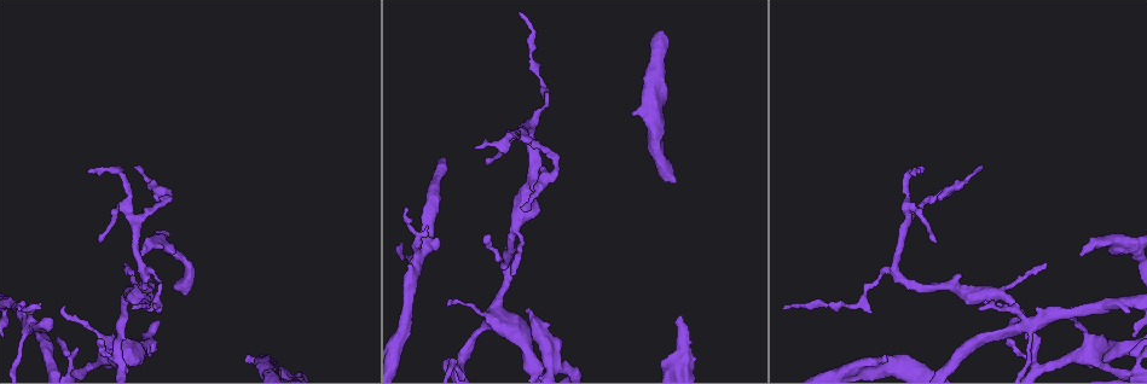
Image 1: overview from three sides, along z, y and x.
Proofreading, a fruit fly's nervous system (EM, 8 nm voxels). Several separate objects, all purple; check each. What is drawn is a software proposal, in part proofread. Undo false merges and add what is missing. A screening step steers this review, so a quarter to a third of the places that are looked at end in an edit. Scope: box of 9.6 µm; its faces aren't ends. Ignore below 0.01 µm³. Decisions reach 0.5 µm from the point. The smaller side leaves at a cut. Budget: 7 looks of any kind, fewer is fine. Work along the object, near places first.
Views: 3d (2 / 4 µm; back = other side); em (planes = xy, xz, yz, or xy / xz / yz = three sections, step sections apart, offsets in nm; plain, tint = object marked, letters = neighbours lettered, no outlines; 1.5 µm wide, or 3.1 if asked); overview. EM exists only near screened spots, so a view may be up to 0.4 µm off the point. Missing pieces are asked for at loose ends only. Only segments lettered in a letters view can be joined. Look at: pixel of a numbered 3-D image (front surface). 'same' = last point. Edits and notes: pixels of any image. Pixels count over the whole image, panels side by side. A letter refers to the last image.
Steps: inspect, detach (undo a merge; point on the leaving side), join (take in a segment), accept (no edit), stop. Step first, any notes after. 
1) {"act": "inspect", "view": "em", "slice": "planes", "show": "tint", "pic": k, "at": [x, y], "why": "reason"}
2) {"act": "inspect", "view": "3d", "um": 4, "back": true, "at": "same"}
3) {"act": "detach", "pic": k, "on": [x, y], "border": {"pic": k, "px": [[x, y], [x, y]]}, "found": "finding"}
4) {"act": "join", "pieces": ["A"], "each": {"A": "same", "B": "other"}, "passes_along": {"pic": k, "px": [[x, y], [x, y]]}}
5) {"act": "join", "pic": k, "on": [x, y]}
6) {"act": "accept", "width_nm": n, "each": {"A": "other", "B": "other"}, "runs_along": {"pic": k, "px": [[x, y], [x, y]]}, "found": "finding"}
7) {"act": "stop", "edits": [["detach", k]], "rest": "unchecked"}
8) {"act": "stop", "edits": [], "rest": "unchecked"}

{"act": "inspect", "view": "3d", "um": 2, "pic": 1, "at": [245, 360], "why": "branch stops here"}

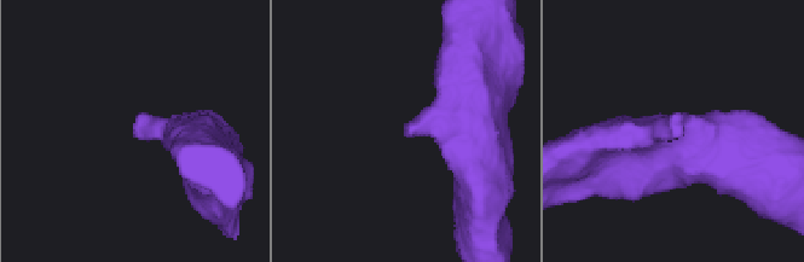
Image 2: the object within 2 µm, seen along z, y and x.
{"act": "inspect", "view": "em", "slice": "xz", "step": 4, "show": "tint", "pic": 2, "at": [134, 135]}

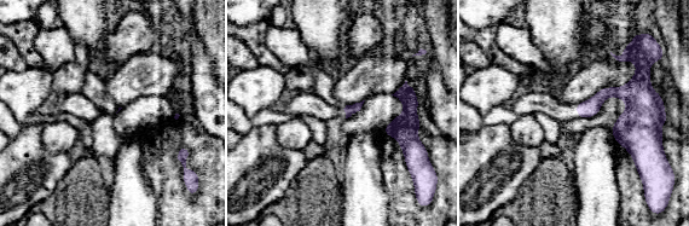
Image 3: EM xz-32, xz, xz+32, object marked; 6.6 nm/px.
{"act": "inspect", "view": "em", "slice": "planes", "show": "letters", "at": "same"}

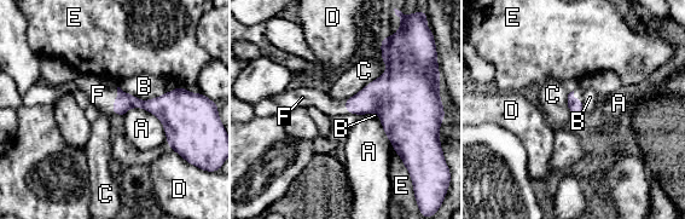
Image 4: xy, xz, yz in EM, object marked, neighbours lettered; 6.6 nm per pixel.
{"act": "join", "pieces": ["F"], "each": {"A": "other", "B": "other", "C": "other", "D": "other", "E": "other", "F": "same"}, "passes_along": {"pic": 4, "px": [[123, 102], [114, 102], [98, 94]]}, "found": "it goes on there"}

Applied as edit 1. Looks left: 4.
{"act": "inspect", "view": "overview", "why": "redraw"}

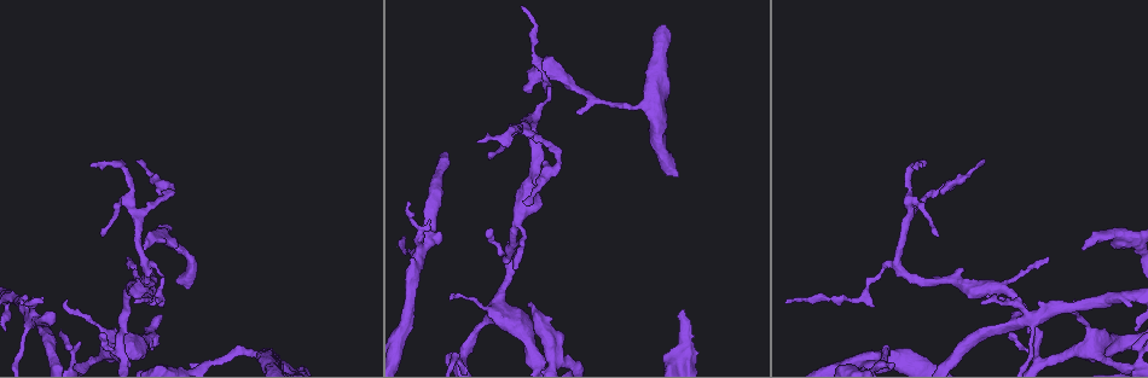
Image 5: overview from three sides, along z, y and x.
{"act": "inspect", "view": "em", "slice": "xy", "step": 4, "show": "tint", "pic": 5, "at": [515, 270], "why": "tapers out"}

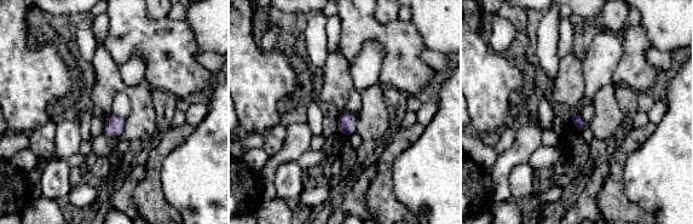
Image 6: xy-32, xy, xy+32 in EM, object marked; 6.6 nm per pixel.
{"act": "inspect", "view": "em", "slice": "xy", "step": 4, "show": "letters", "at": "same", "why": "see the neighbours"}

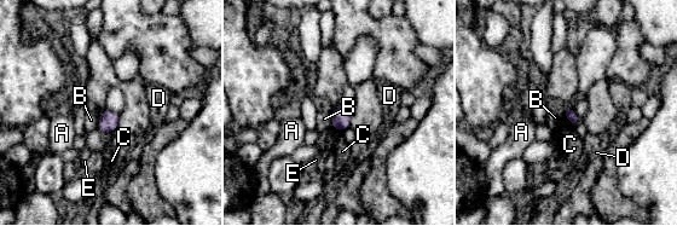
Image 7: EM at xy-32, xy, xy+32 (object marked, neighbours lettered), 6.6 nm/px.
{"act": "accept", "each": {"A": "other", "B": "other", "C": "other", "D": "other", "E": "other"}, "border": {"pic": 7, "px": [[565, 115], [574, 127]]}, "found": "no lettered segment goes on from it"}

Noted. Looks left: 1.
{"act": "inspect", "view": "em", "slice": "planes", "show": "letters", "pic": 5, "at": [165, 237], "why": "side arm on a straight run"}

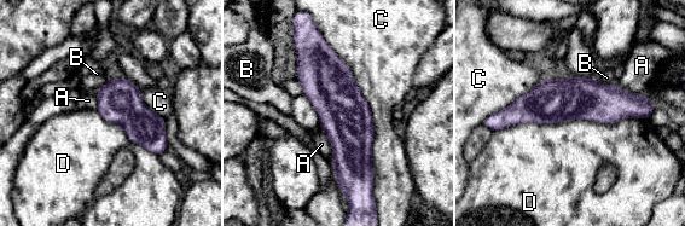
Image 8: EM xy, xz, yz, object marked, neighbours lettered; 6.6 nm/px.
{"act": "accept", "width_nm": 280, "each": {"A": "other", "B": "other", "C": "other", "D": "other"}, "runs_along": {"pic": 8, "px": [[640, 105], [534, 105], [500, 117]]}, "found": "all the same cell"}

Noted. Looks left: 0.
{"act": "stop", "edits": [["join", 4]], "rest": "unchecked"}

